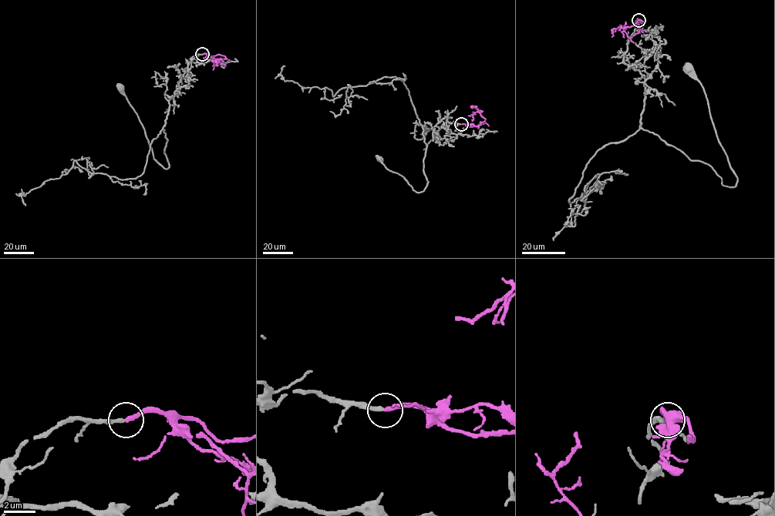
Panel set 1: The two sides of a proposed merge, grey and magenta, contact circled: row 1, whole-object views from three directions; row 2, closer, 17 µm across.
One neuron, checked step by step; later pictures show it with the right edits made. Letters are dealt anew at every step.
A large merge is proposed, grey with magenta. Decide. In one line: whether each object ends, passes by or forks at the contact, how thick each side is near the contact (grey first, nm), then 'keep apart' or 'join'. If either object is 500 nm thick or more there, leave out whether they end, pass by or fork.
grey ends | magenta ends | 260/280 nm | join

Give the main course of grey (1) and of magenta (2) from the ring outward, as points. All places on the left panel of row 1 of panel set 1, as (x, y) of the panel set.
1: (202, 54), (192, 57), (188, 84), (169, 101), (163, 128), (167, 169), (153, 158), (119, 86)
2: (203, 54), (224, 56), (226, 58), (213, 60), (213, 69)

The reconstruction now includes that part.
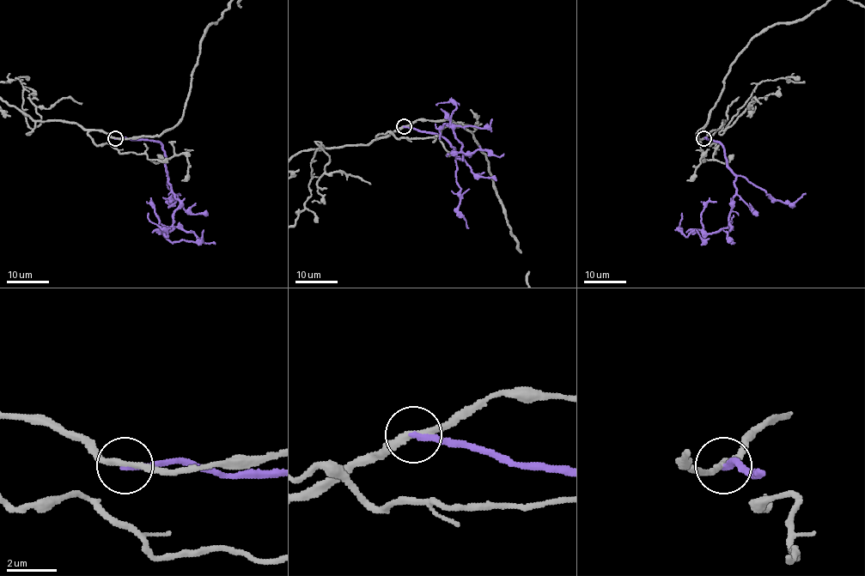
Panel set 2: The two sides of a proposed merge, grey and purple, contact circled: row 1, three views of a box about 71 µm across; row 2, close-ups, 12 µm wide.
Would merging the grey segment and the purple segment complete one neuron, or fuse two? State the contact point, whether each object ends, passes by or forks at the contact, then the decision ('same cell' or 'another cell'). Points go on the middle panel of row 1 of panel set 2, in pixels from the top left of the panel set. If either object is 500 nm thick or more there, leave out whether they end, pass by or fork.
place (404, 126); grey passes by; purple ends; another cell

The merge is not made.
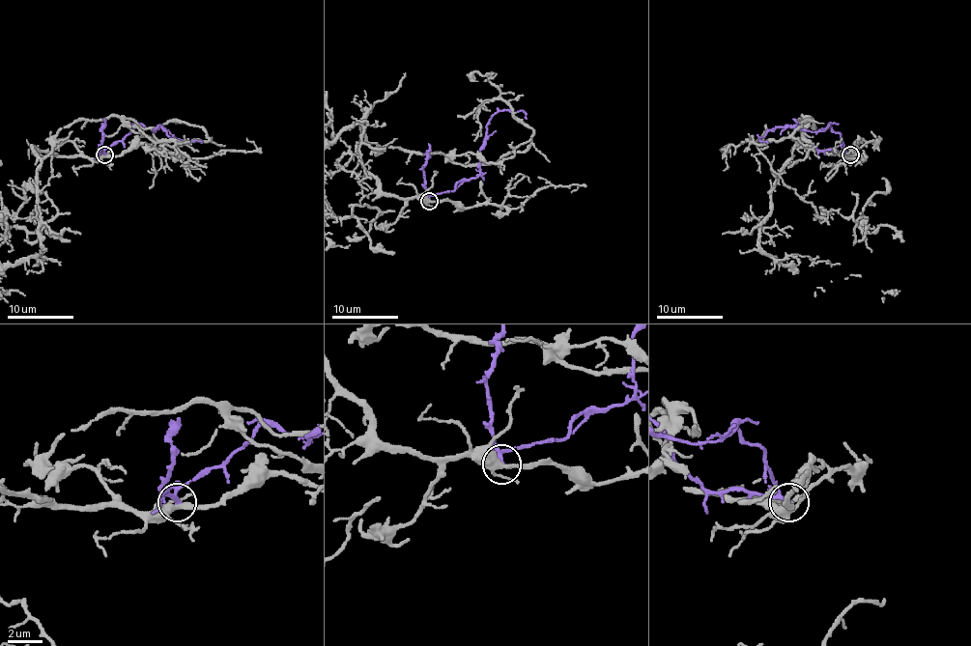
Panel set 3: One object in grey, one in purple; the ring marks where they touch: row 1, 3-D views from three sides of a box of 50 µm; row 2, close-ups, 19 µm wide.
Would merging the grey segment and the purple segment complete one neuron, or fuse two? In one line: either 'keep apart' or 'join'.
keep apart

